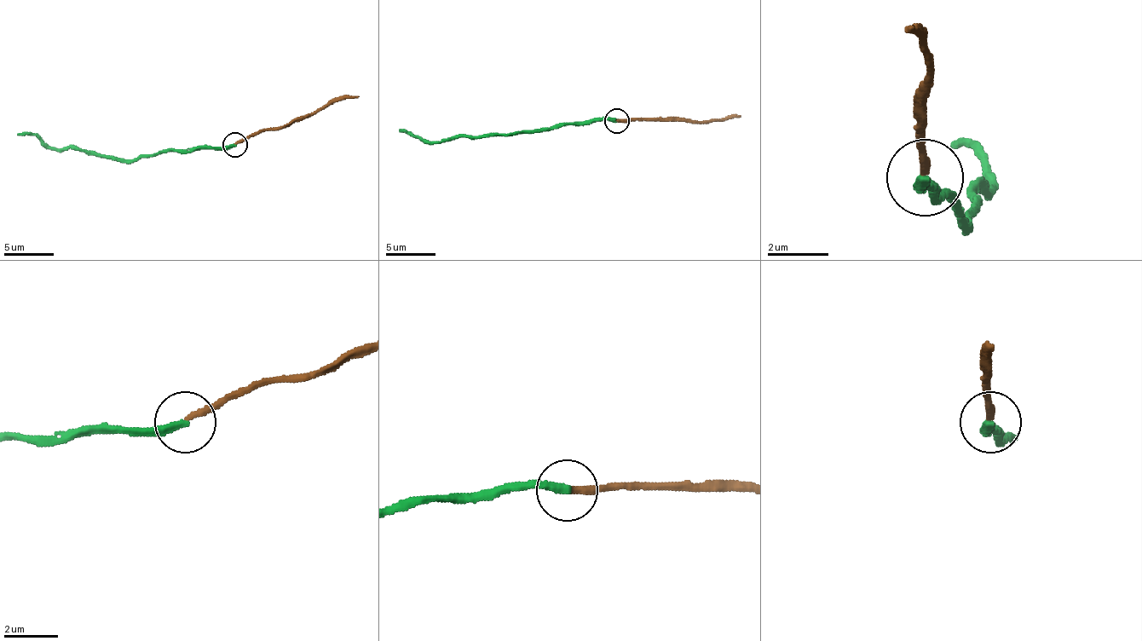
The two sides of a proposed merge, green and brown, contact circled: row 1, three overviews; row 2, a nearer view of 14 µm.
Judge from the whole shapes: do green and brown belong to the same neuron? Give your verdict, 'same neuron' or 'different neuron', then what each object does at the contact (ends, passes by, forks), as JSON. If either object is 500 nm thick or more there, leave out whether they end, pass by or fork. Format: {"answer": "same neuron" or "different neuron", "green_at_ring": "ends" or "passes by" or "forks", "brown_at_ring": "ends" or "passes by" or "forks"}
{"answer": "different neuron", "green_at_ring": "ends", "brown_at_ring": "ends"}

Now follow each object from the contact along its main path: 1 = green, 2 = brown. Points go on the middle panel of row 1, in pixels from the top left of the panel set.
1: (617, 120), (552, 124), (517, 135), (488, 135), (431, 142), (399, 129)
2: (617, 120), (708, 123), (729, 115), (741, 115)

